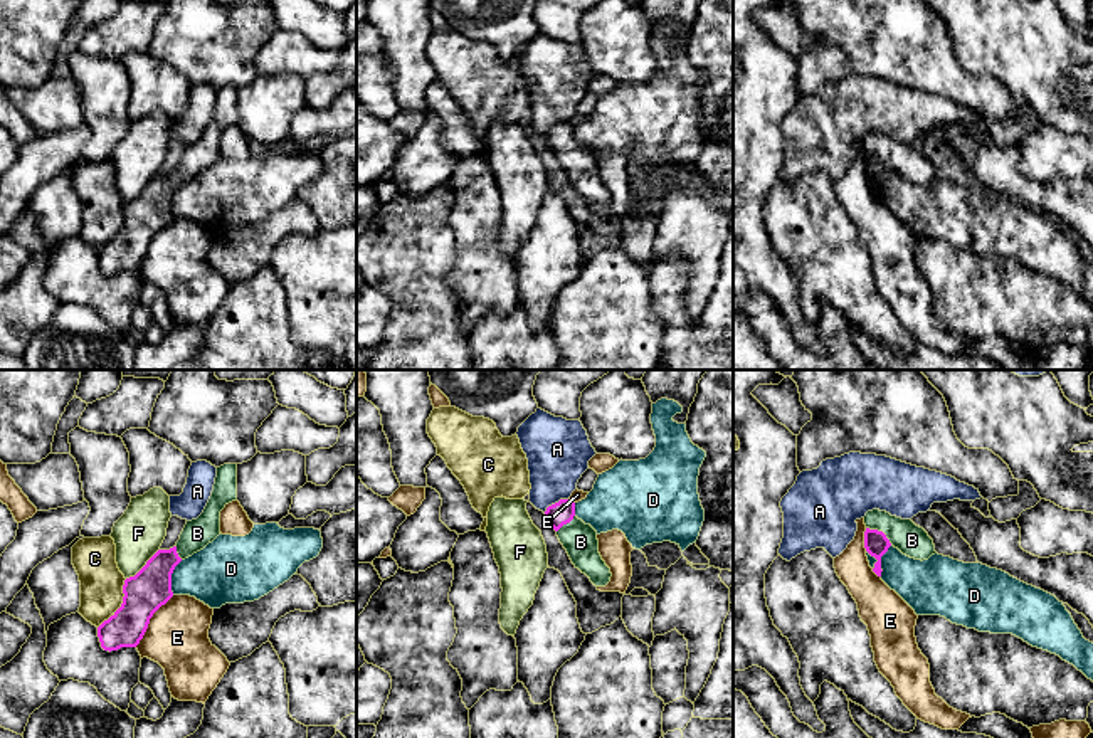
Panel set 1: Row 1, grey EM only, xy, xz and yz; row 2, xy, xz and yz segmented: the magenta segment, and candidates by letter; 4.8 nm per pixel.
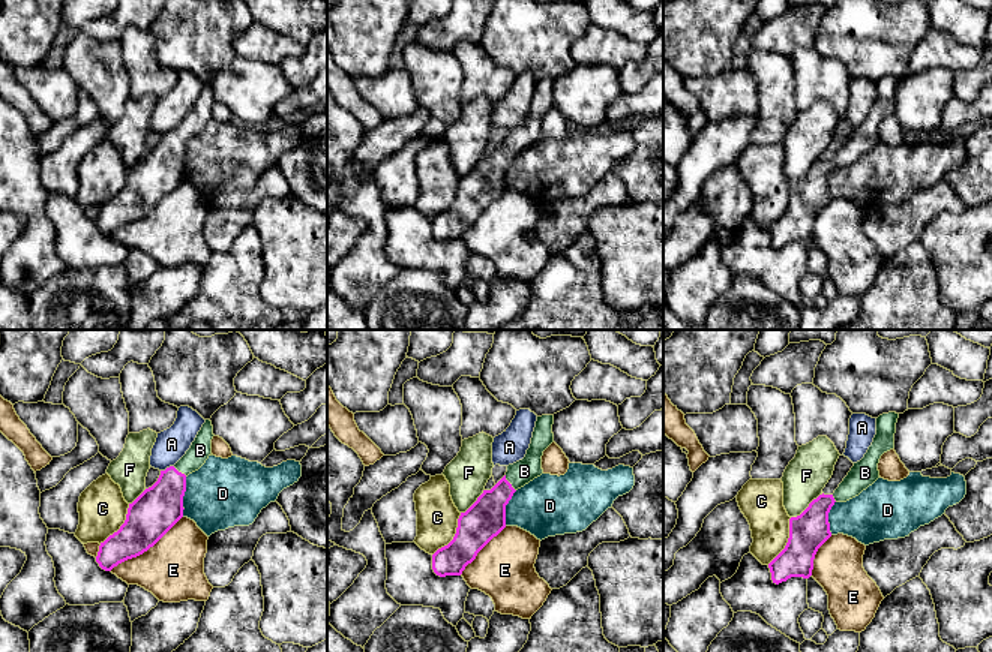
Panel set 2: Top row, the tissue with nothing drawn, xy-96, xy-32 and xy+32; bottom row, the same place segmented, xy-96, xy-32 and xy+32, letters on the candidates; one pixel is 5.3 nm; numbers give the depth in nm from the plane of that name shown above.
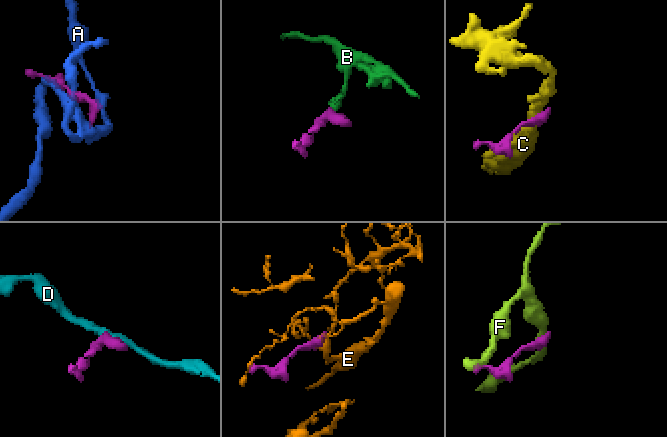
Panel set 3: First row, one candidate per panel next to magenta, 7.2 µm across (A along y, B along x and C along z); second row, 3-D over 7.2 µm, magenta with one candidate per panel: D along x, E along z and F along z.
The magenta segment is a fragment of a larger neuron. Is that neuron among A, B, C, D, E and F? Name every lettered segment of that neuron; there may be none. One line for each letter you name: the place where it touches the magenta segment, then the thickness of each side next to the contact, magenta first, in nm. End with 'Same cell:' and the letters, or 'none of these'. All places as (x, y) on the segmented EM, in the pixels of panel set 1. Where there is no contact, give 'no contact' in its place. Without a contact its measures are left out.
B: contact yz (880, 532); calibres 120 and 150 nm
Same cell: B

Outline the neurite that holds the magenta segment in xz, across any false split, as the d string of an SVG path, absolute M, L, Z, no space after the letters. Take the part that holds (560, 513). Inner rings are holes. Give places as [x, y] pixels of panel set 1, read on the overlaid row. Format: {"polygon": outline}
{"polygon": "M560 499L545 511L550 528L567 550L572 563L585 573L595 587L605 587L610 582L610 568L599 553L597 531L575 516L575 503Z"}

